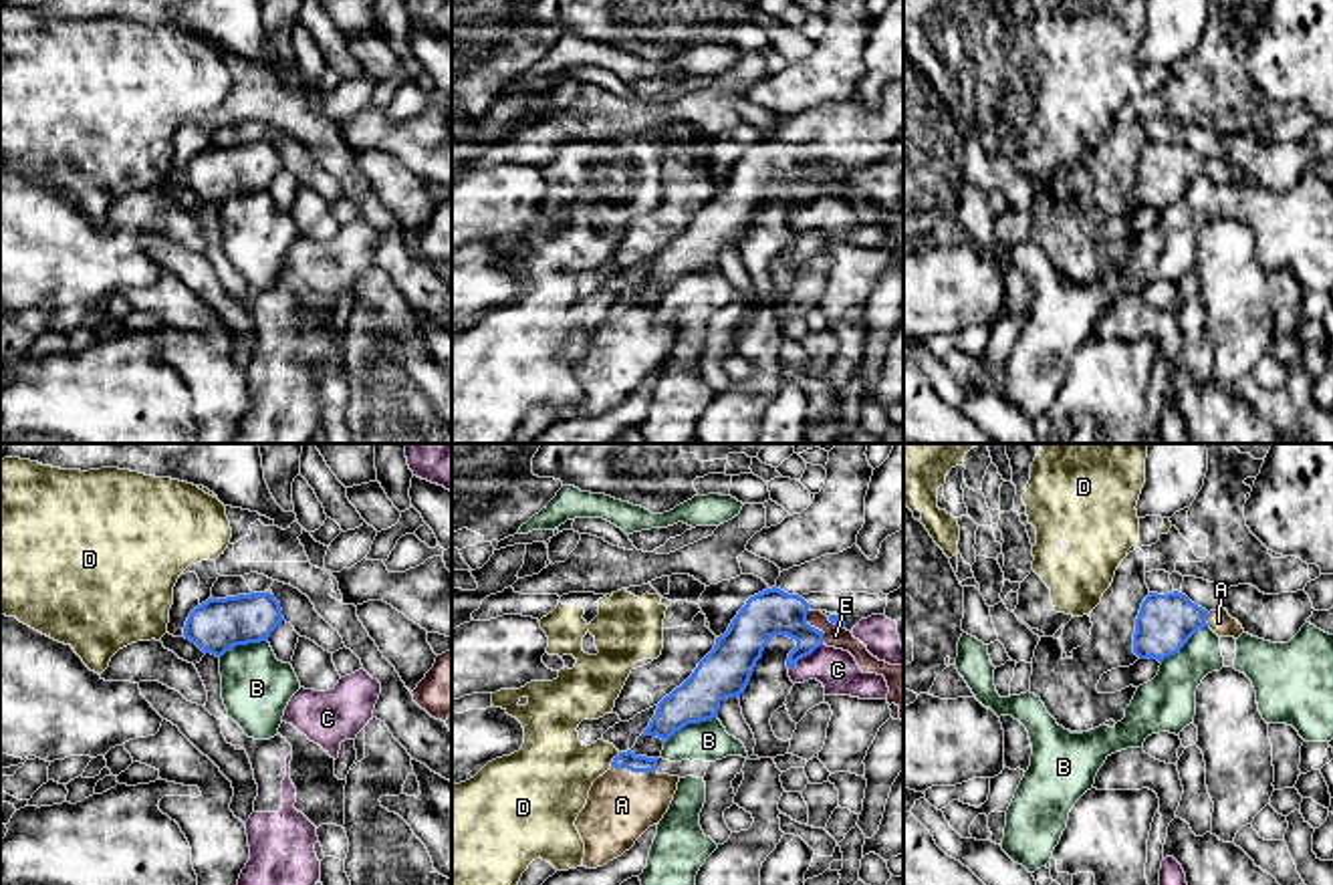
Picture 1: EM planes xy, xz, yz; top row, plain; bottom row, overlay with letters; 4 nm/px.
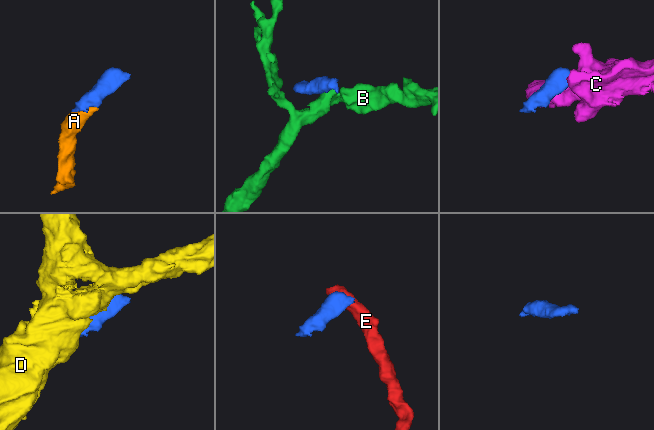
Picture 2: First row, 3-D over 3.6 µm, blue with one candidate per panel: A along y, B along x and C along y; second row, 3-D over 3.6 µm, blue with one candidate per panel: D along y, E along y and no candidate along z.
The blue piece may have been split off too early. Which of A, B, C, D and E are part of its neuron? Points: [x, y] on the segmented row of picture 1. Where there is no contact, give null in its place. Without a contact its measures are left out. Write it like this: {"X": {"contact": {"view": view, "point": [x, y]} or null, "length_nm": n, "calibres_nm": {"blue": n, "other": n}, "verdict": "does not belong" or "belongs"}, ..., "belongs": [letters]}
{"A": {"contact": {"view": "xz", "point": [634, 771]}, "length_nm": 180, "calibres_nm": {"blue": 70, "other": 280}, "verdict": "belongs"}, "B": {"contact": {"view": "xz", "point": [690, 722]}, "length_nm": 240, "calibres_nm": {"blue": 200, "other": 160}, "verdict": "does not belong"}, "C": {"contact": {"view": "xz", "point": [805, 656]}, "length_nm": 170, "calibres_nm": {"blue": 190, "other": 160}, "verdict": "does not belong"}, "D": {"contact": {"view": "xz", "point": [614, 761]}, "length_nm": 80, "calibres_nm": {"blue": 70, "other": 320}, "verdict": "does not belong"}, "E": {"contact": {"view": "xz", "point": [813, 627]}, "length_nm": 160, "calibres_nm": {"blue": 190, "other": 90}, "verdict": "does not belong"}, "belongs": ["A"]}

